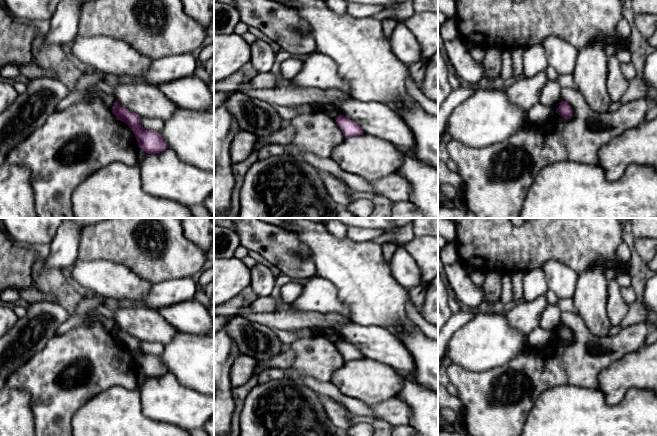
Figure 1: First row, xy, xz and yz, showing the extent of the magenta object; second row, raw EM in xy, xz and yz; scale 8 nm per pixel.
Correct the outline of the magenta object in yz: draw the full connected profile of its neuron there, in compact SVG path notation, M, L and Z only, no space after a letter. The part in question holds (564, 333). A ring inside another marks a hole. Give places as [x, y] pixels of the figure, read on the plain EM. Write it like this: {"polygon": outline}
{"polygon": "M564 324L560 327L559 331L556 333L556 337L561 339L565 343L571 343L573 341L573 334L571 330Z"}

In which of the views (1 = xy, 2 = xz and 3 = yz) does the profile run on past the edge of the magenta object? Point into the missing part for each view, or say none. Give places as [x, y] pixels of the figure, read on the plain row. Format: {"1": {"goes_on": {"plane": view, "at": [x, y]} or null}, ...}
{"1": {"goes_on": null}, "2": {"goes_on": null}, "3": {"goes_on": null}}

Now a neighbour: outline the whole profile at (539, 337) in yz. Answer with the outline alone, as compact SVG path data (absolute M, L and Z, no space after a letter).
M540 326L531 331L527 336L527 345L534 349L540 349L556 338L556 333Z

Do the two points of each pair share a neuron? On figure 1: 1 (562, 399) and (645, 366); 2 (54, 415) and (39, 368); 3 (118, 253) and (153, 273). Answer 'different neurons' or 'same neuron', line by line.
1: different neurons
2: same neuron
3: same neuron

